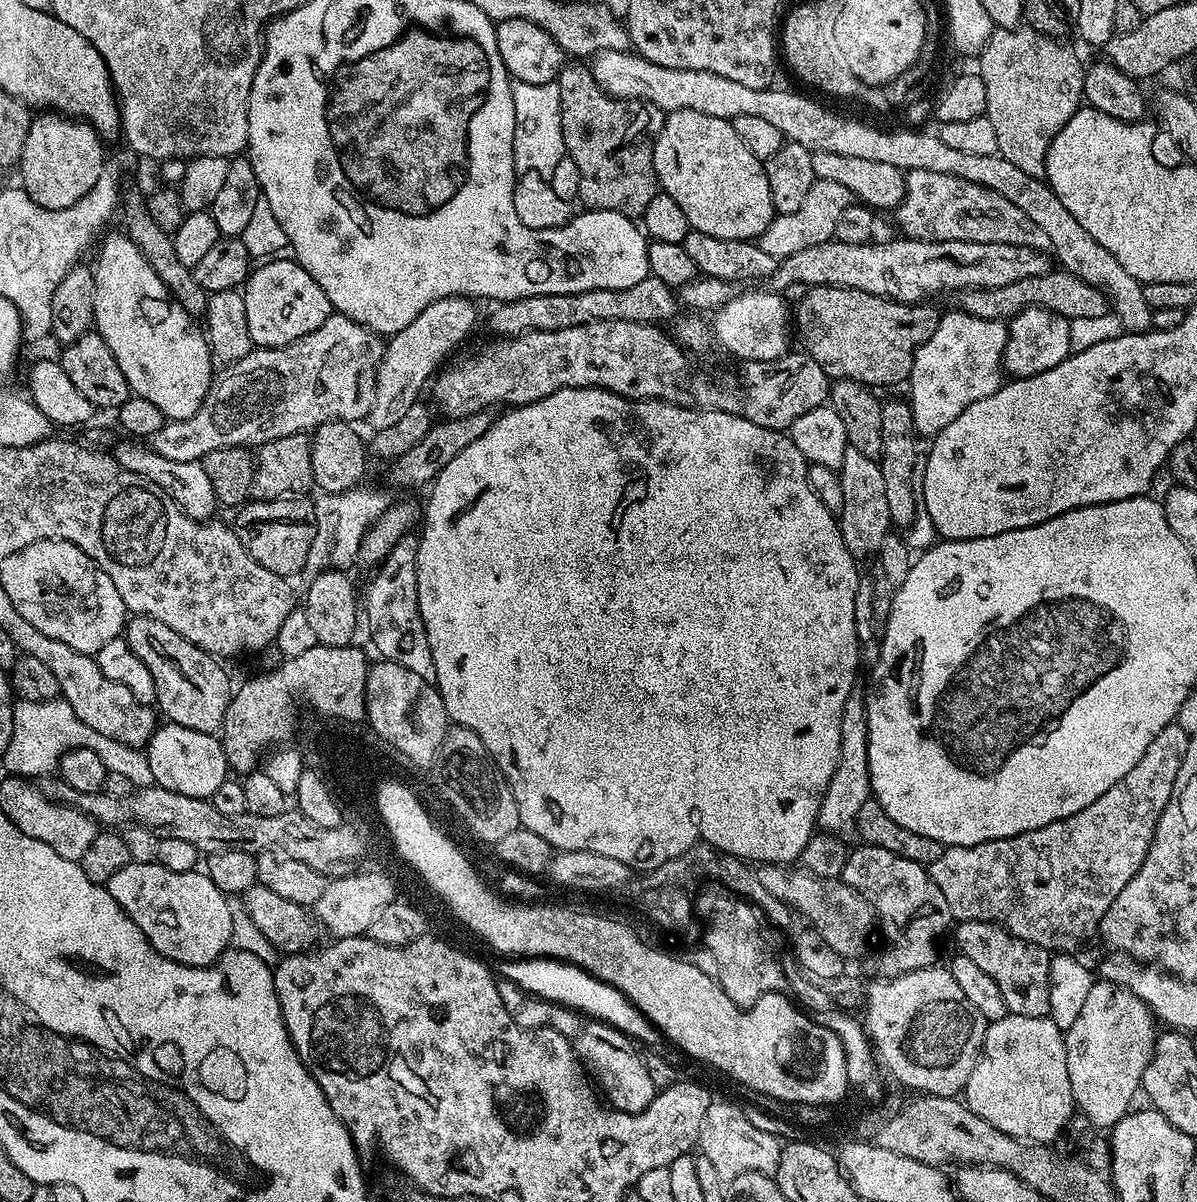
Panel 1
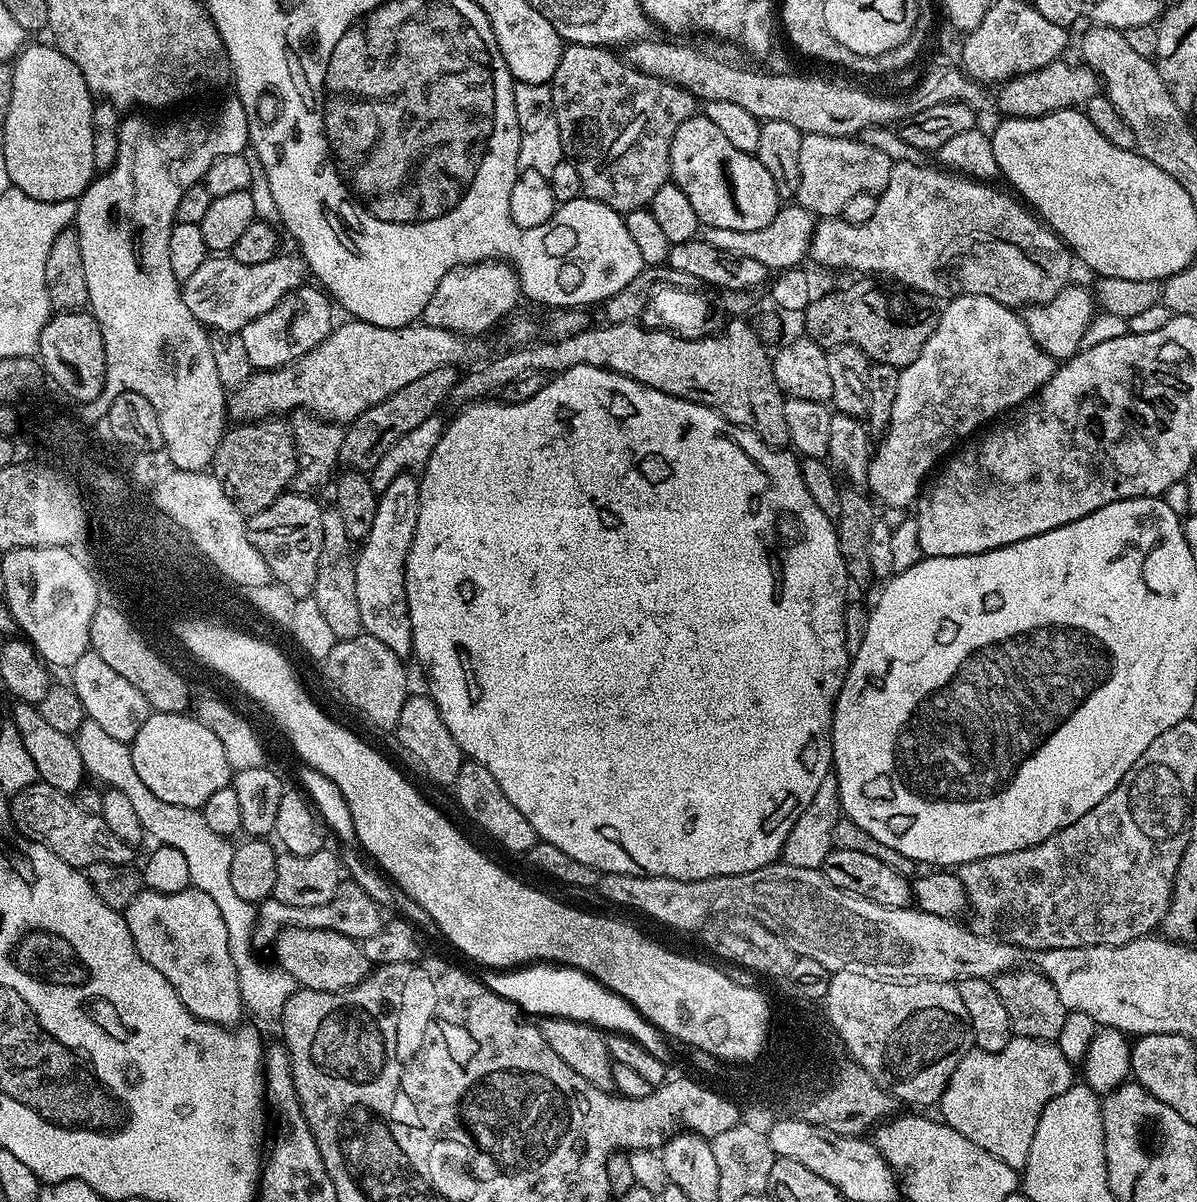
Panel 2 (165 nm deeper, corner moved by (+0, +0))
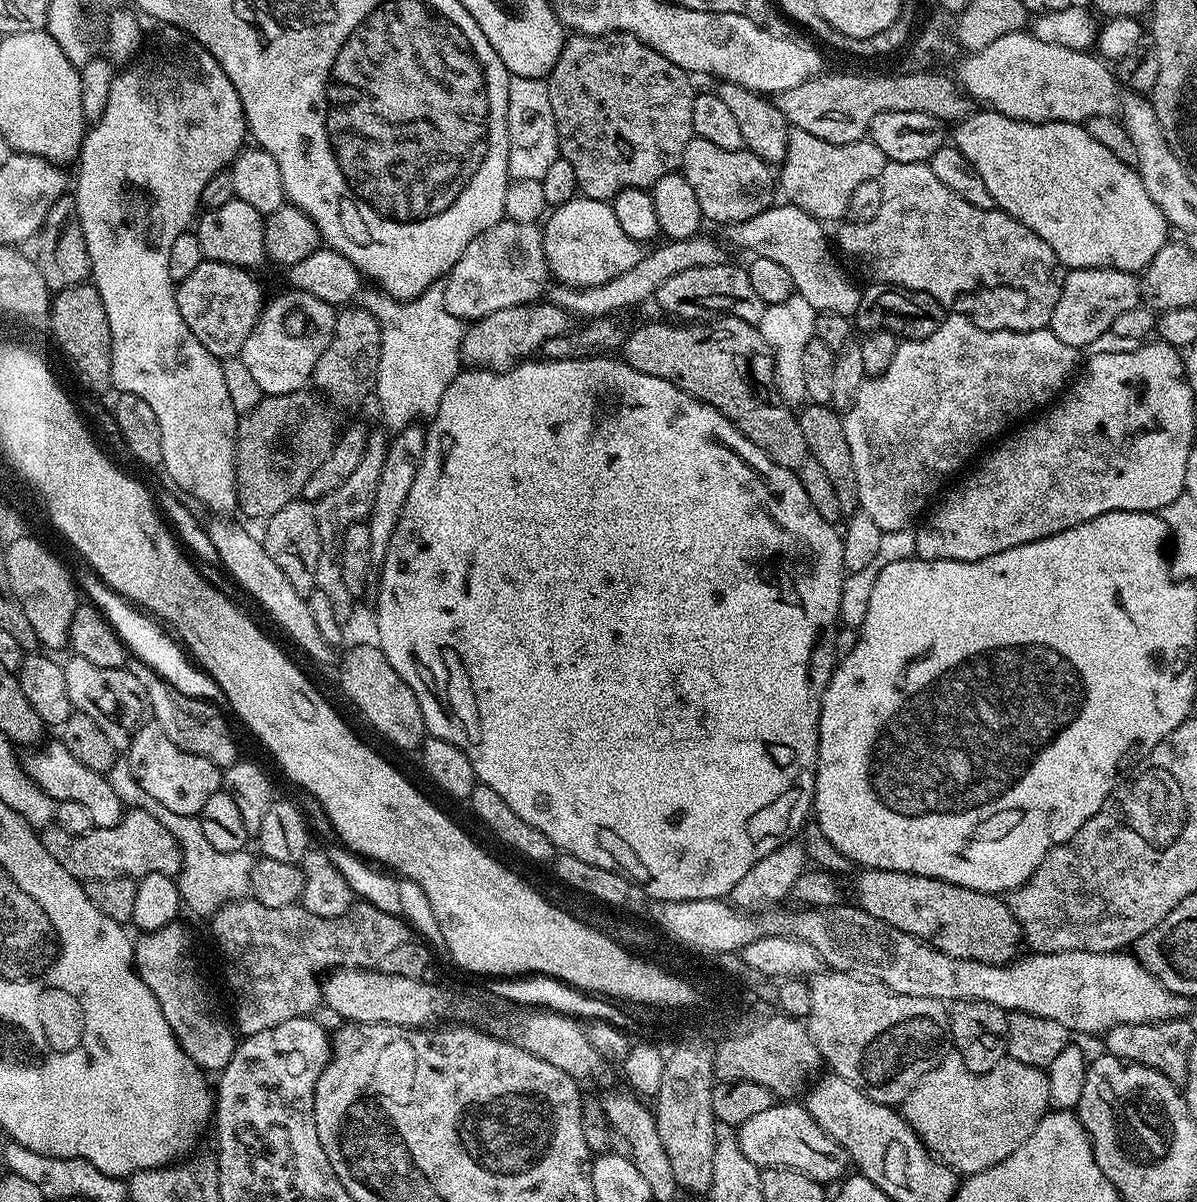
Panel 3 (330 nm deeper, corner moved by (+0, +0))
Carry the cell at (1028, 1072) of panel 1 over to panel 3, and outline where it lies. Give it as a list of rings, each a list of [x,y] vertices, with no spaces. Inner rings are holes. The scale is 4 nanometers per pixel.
[[[954,1050],[949,1051],[942,1062],[934,1066],[934,1070],[927,1072],[913,1086],[902,1105],[904,1120],[918,1133],[921,1142],[936,1159],[957,1174],[981,1172],[1010,1158],[1010,1154],[1014,1154],[1014,1150],[1018,1150],[1018,1146],[1022,1146],[1022,1142],[1034,1134],[1034,1126],[1038,1126],[1038,1122],[1049,1111],[1050,1082],[1045,1069],[1005,1058],[998,1062],[998,1066],[994,1066],[994,1070],[971,1072],[962,1062],[962,1054]]]

